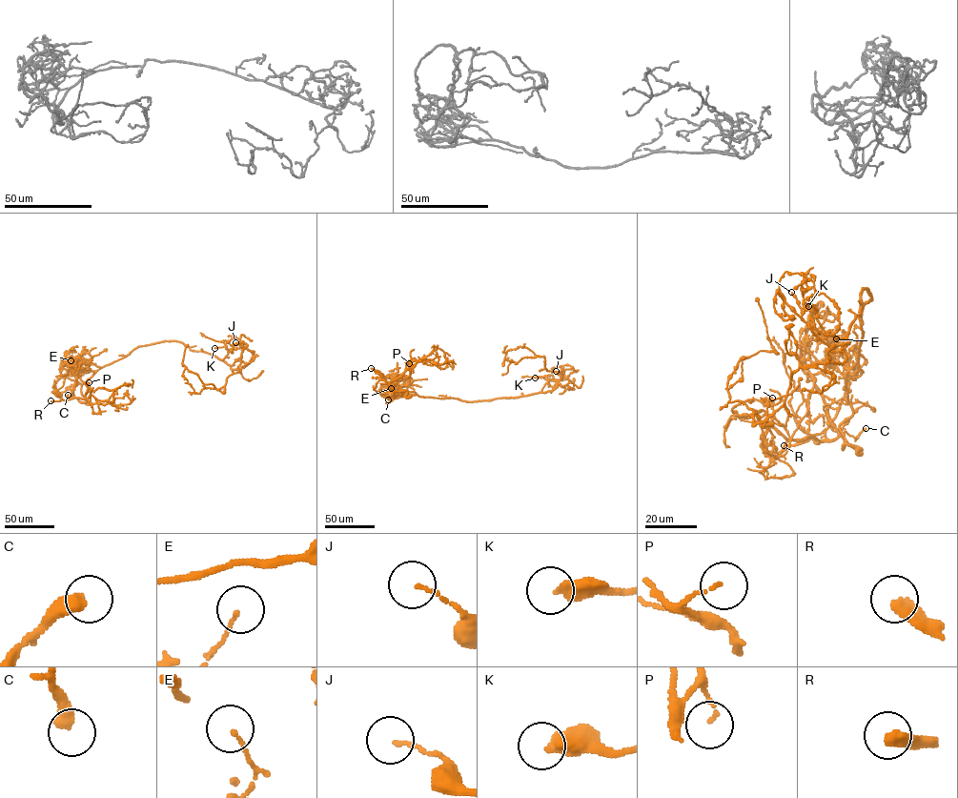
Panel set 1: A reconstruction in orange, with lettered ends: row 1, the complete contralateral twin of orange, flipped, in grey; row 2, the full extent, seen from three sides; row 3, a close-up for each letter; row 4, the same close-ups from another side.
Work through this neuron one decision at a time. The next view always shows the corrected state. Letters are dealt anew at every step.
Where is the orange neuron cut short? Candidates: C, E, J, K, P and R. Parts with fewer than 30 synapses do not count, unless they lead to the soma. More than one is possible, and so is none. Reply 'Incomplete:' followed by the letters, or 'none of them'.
Incomplete: R

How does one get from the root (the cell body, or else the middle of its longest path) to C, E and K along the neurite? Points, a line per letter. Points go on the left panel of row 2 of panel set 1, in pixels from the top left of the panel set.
C: (160, 341), (139, 346), (100, 367), (72, 388), (74, 397), (69, 398), (68, 395)
E: (160, 341), (135, 348), (93, 374), (90, 369), (72, 370), (71, 360)
K: (160, 341), (180, 341), (191, 350), (223, 359), (228, 354), (226, 347), (214, 348)

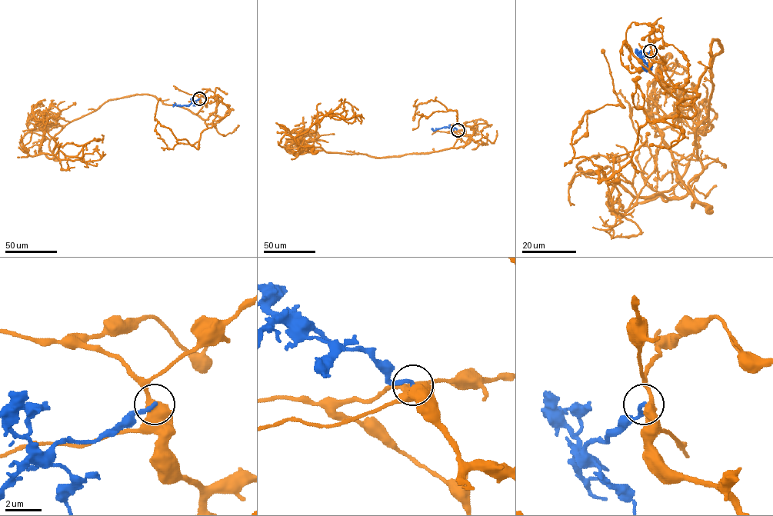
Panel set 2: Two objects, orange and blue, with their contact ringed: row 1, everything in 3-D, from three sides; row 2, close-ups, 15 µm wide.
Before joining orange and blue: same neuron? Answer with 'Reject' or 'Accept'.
Reject

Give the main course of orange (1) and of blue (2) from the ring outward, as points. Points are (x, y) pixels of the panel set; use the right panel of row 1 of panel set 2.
1: (651, 51), (692, 91), (721, 47), (697, 156), (671, 163), (684, 195), (577, 168), (623, 161), (616, 144)
2: (650, 51), (642, 57), (642, 69), (646, 71), (651, 68), (646, 72)

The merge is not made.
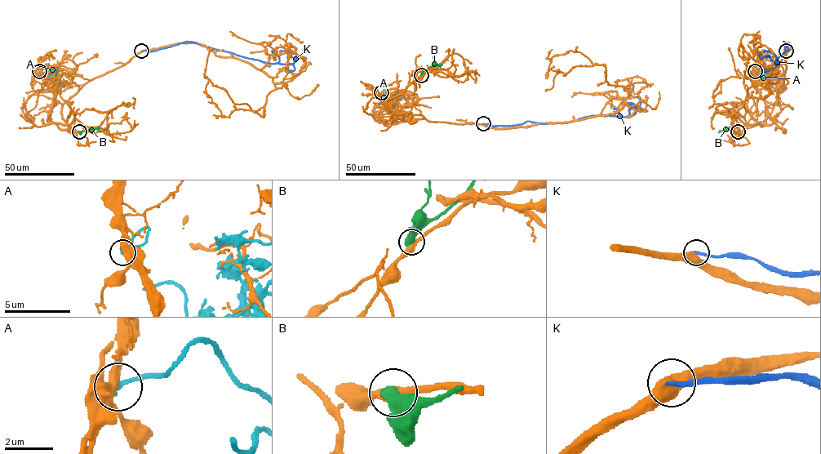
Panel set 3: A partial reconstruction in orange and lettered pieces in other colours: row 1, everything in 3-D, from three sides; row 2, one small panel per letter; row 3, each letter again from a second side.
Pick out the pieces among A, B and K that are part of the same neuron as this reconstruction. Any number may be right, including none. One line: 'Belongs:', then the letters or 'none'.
Belongs: none

